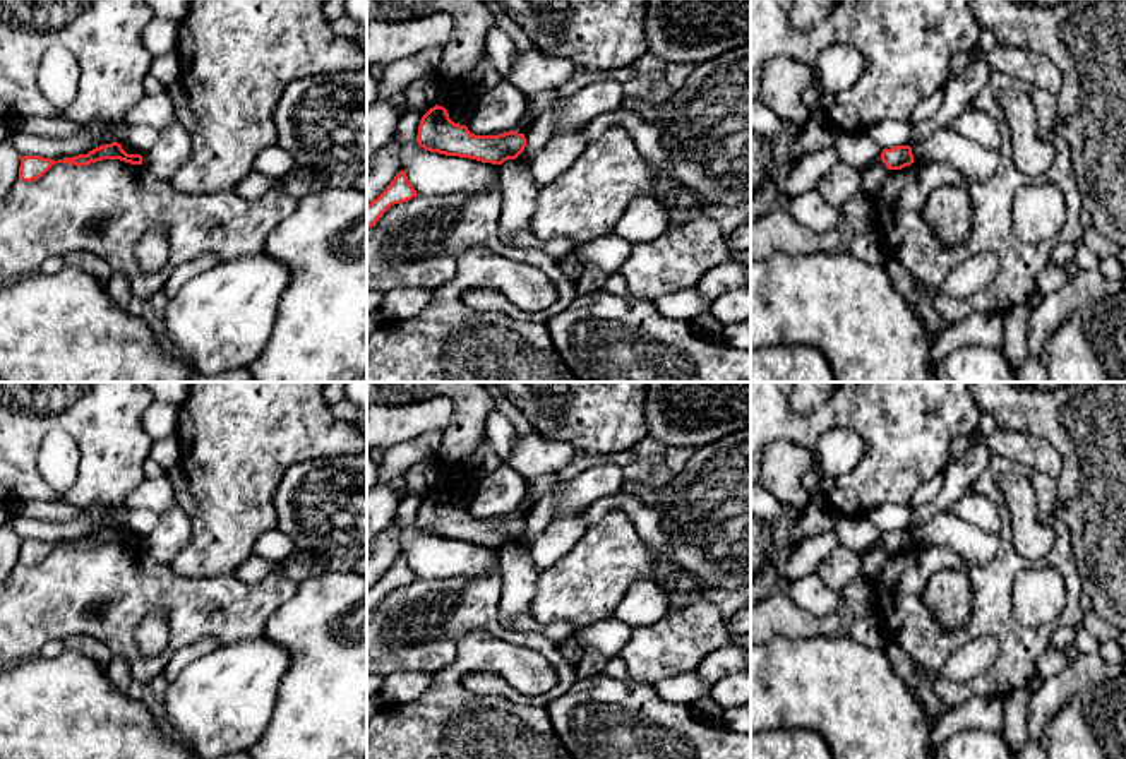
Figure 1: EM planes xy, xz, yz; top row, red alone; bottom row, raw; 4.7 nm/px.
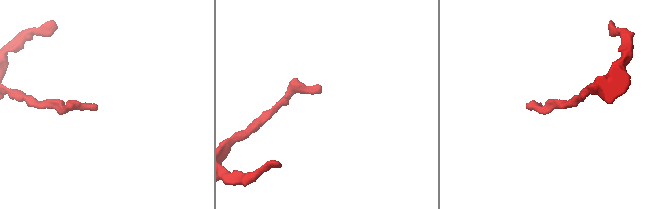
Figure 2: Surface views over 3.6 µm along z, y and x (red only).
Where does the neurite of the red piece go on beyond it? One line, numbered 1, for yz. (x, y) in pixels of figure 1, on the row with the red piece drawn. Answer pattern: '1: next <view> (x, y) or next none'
1: next none

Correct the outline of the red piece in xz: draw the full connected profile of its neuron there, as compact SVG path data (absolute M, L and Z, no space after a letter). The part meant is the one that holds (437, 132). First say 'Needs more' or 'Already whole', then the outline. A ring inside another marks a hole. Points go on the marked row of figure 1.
Already whole. M435 105L420 120L418 146L430 152L502 164L516 159L526 147L524 134L475 135L466 125L454 123L444 106Z

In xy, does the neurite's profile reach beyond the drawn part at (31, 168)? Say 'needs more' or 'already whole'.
already whole

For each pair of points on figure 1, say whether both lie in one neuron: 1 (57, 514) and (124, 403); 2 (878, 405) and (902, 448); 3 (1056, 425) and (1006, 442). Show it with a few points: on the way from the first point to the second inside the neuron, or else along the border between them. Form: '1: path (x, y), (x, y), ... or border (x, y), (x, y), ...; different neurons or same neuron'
1: border (24, 501), (55, 501), (62, 497), (83, 507); different neurons
2: path (888, 415), (902, 429), (902, 437); same neuron
3: border (998, 427), (1008, 432), (1041, 436), (1061, 460); different neurons

